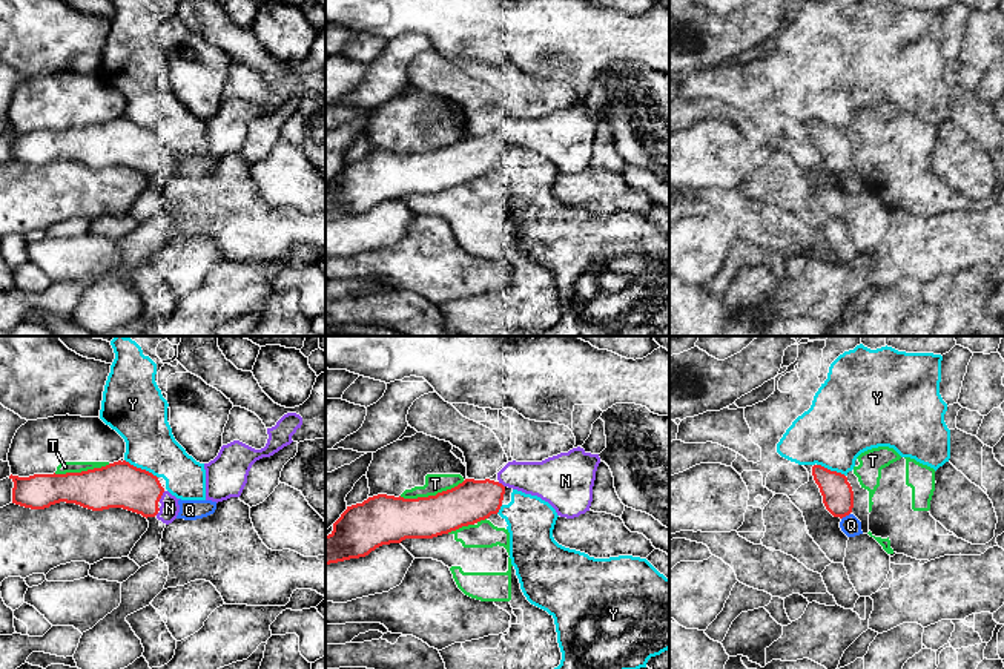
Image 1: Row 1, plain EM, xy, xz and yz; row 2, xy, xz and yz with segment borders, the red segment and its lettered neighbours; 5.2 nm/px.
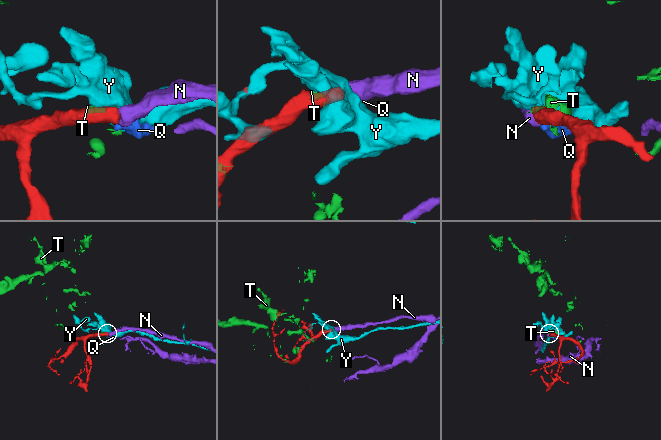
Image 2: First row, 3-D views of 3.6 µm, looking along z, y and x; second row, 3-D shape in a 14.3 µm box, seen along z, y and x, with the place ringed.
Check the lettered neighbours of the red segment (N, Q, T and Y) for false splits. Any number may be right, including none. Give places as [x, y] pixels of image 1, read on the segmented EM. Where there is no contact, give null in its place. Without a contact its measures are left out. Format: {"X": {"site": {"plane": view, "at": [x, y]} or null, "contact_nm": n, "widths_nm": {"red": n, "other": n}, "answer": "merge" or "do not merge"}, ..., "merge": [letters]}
{"N": {"site": {"plane": "xy", "at": [161, 494]}, "contact_nm": 70, "widths_nm": {"red": 240, "other": 100}, "answer": "merge"}, "Q": {"site": {"plane": "yz", "at": [845, 516]}, "contact_nm": 60, "widths_nm": {"red": 160, "other": 100}, "answer": "do not merge"}, "T": {"site": {"plane": "xz", "at": [432, 496]}, "contact_nm": 360, "widths_nm": {"red": 240, "other": 100}, "answer": "do not merge"}, "Y": {"site": {"plane": "xy", "at": [140, 468]}, "contact_nm": 200, "widths_nm": {"red": 240, "other": 280}, "answer": "do not merge"}, "merge": ["N"]}

